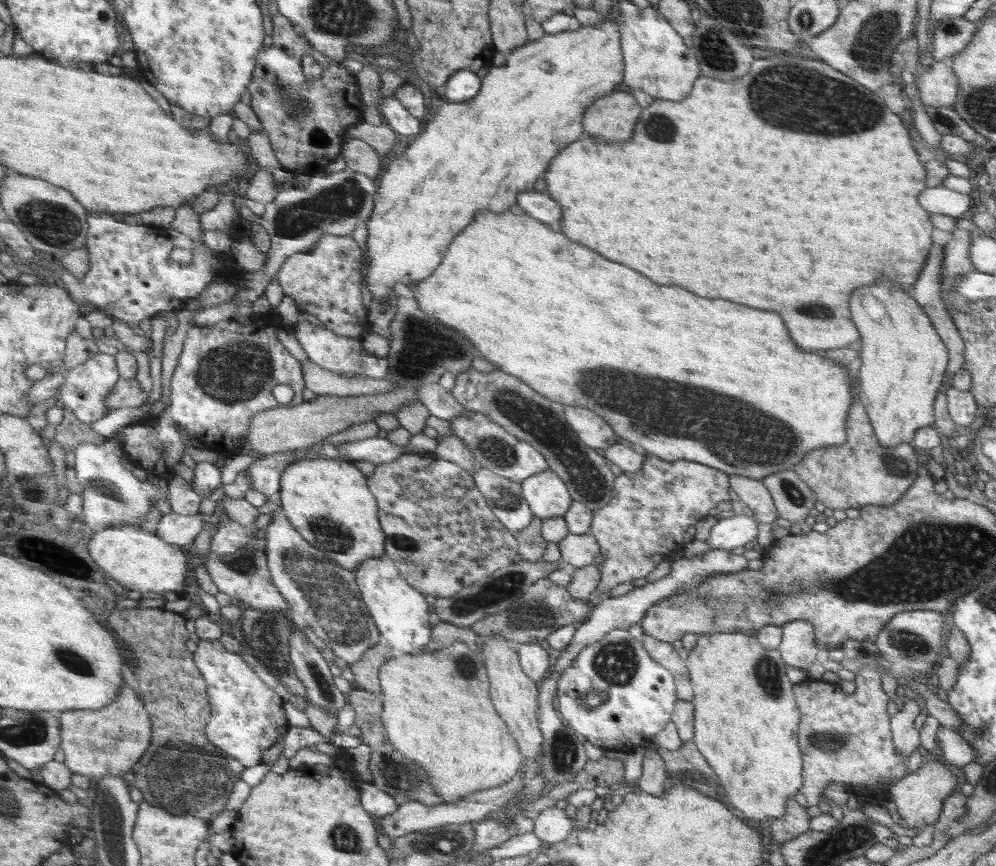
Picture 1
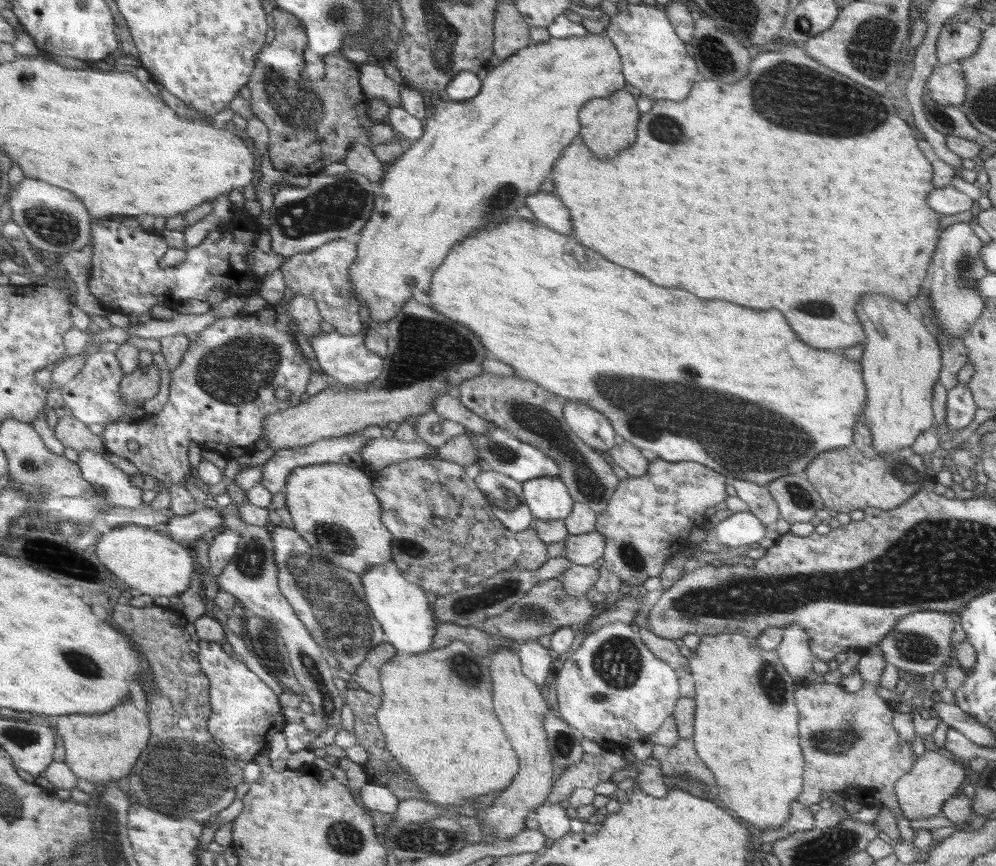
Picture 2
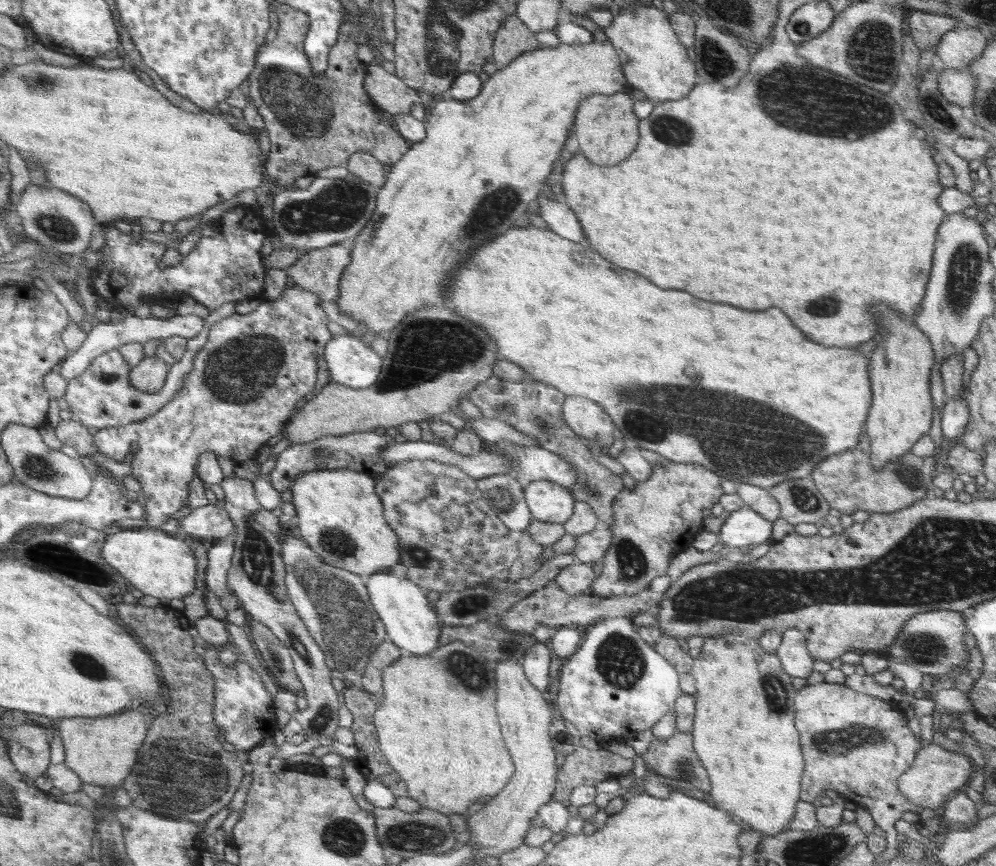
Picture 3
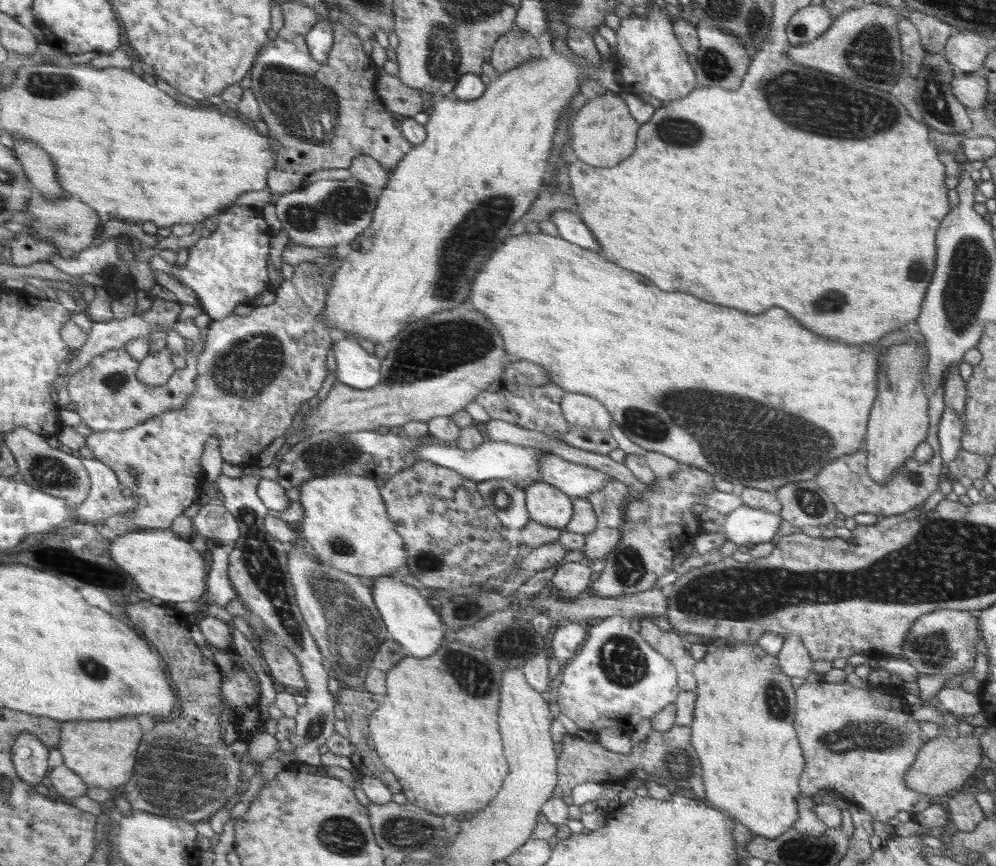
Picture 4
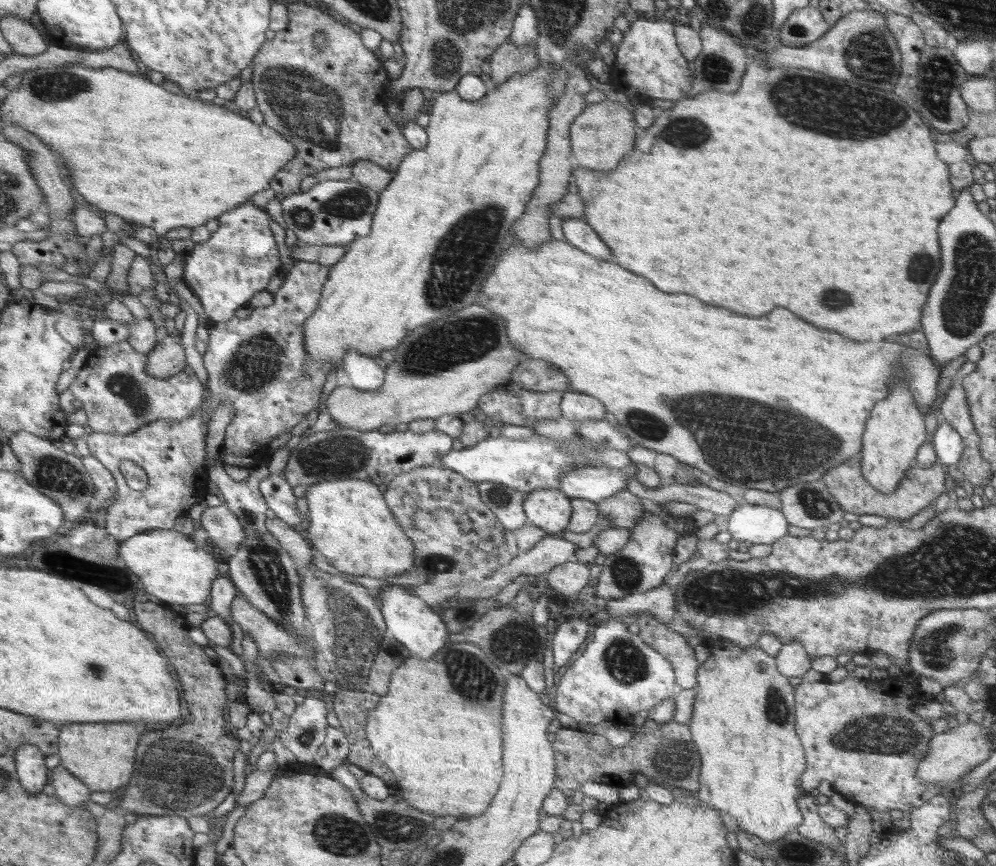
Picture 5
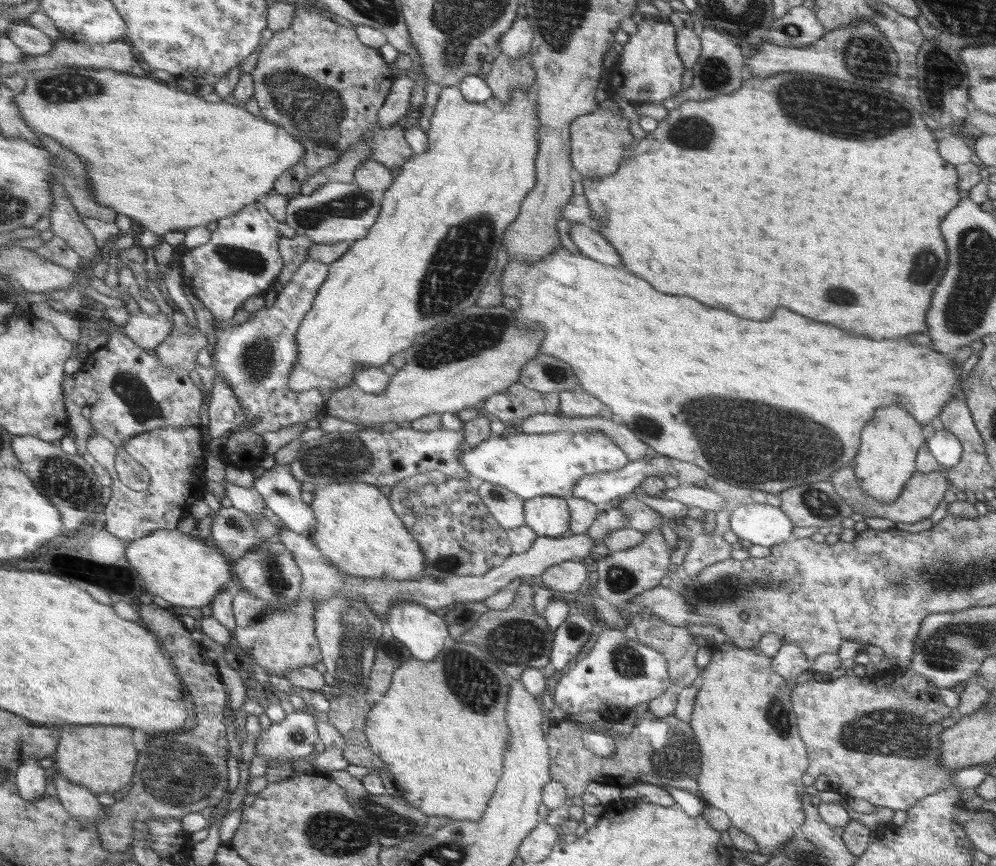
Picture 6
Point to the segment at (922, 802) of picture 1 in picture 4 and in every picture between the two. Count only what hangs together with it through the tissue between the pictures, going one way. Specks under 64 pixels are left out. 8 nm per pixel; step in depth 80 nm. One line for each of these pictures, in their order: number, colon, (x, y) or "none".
2: (932, 781)
3: (935, 773)
4: (944, 763)

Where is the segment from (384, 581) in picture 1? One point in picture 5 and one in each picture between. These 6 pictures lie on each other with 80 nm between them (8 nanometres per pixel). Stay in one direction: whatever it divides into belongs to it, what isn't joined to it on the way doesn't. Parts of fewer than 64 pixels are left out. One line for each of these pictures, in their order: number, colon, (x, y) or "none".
2: (401, 607)
3: (411, 624)
4: (410, 621)
5: (408, 618)

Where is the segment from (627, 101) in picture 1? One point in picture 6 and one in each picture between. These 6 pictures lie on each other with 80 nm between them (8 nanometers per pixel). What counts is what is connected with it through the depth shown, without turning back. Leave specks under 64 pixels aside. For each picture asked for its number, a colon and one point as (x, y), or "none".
2: (609, 124)
3: (607, 129)
4: (604, 132)
5: (603, 134)
6: (600, 139)

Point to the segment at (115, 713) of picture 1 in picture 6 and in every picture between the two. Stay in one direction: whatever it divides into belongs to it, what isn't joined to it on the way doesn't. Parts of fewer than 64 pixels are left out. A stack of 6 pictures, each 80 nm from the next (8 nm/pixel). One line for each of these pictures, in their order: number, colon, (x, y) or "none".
2: (104, 747)
3: (103, 751)
4: (103, 752)
5: (103, 756)
6: (103, 758)

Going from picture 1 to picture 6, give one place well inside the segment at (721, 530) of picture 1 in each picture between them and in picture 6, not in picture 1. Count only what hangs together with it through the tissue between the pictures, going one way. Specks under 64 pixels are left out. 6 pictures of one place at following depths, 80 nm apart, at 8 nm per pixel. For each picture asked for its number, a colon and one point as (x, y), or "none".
2: (741, 528)
3: (742, 527)
4: (744, 525)
5: (750, 523)
6: (764, 524)

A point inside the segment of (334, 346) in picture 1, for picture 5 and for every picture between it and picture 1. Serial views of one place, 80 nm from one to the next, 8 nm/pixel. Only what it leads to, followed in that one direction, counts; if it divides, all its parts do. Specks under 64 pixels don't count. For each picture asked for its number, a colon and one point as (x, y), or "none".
2: (344, 357)
3: (350, 362)
4: (355, 367)
5: (365, 374)

